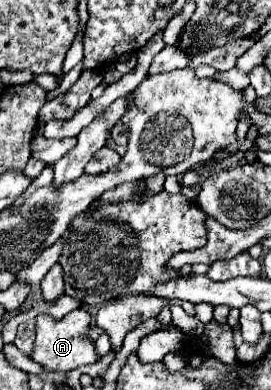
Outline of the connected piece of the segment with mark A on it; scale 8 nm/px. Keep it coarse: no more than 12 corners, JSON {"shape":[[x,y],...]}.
{"shape":[[90,315],[60,321],[36,317],[30,359],[44,371],[70,371],[98,361],[82,337]]}

